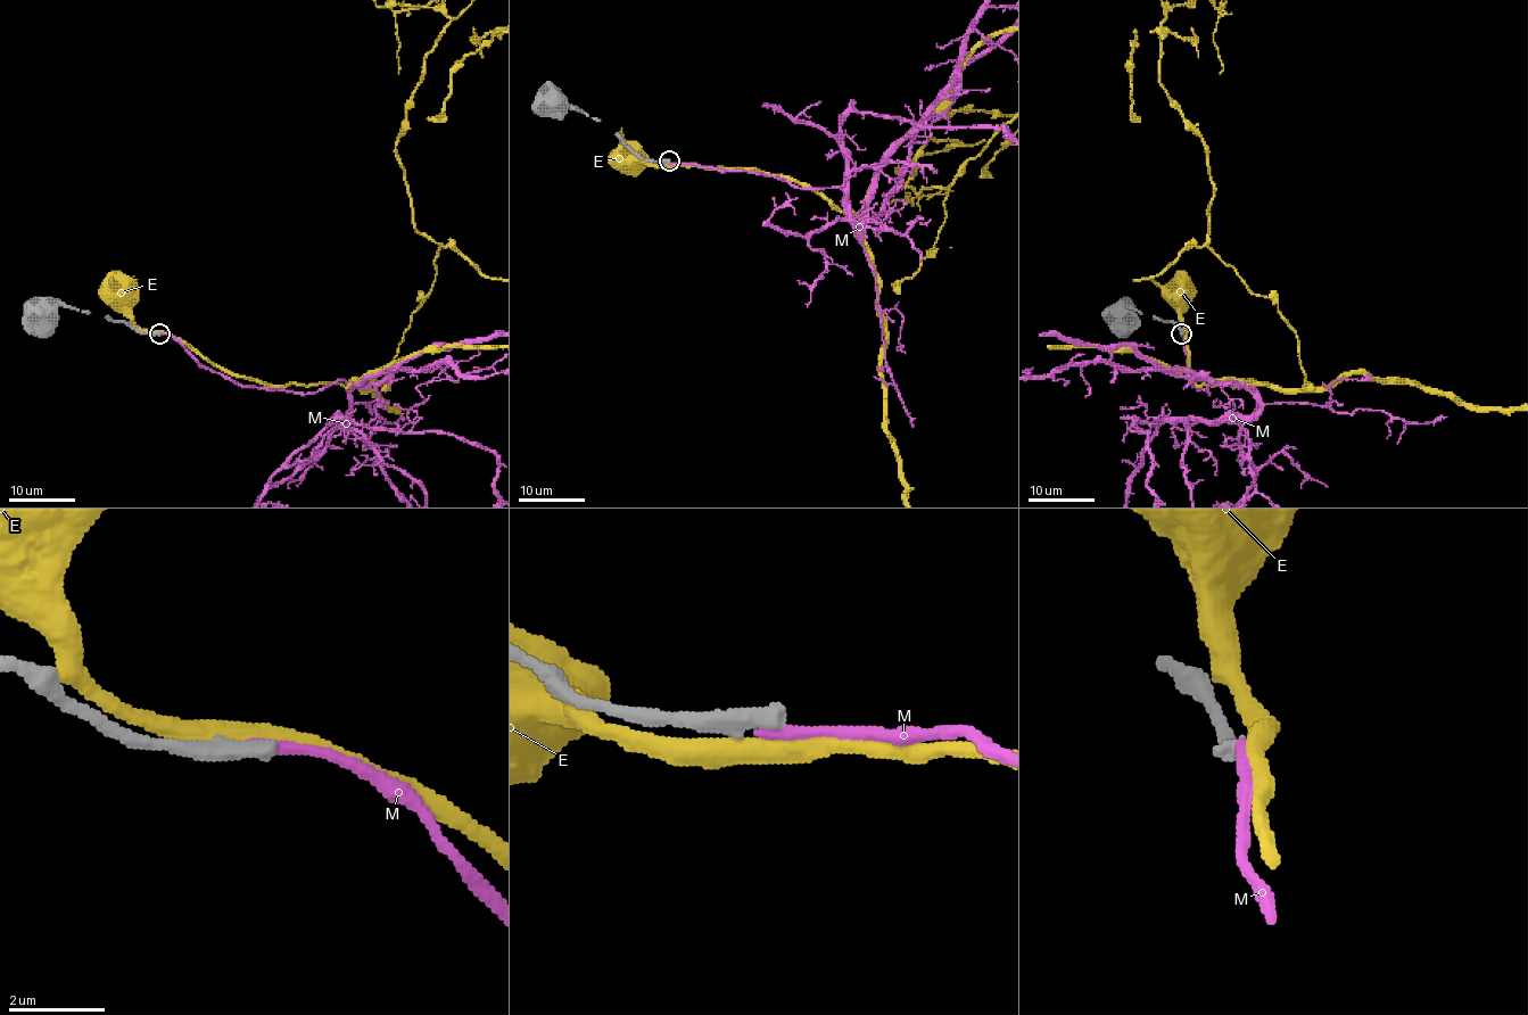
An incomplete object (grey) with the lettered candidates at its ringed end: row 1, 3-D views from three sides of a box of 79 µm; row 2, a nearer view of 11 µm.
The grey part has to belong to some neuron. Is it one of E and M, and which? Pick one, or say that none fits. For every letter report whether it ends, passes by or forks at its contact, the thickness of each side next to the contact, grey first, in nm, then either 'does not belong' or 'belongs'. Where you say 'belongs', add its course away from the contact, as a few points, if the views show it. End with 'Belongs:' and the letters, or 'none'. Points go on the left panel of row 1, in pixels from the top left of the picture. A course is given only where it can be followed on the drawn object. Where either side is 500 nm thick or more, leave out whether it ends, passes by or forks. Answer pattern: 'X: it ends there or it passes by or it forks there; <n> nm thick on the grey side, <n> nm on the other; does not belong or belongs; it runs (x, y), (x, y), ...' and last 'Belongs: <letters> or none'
E: 500 nm thick on the grey side, 440 nm on the other; does not belong
M: it ends there; 440 nm thick on the grey side, 280 nm on the other; does not belong
Belongs: none

